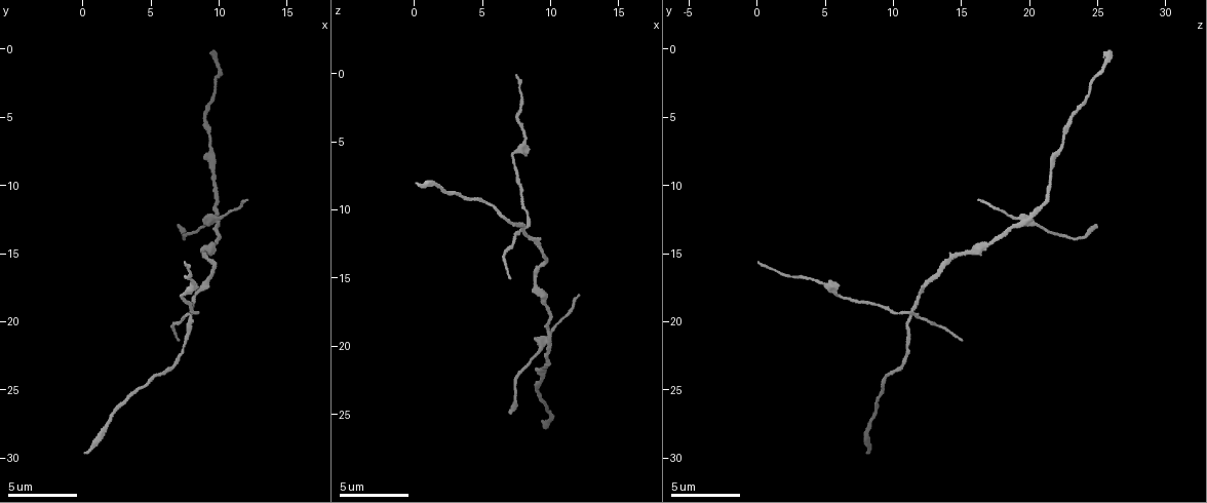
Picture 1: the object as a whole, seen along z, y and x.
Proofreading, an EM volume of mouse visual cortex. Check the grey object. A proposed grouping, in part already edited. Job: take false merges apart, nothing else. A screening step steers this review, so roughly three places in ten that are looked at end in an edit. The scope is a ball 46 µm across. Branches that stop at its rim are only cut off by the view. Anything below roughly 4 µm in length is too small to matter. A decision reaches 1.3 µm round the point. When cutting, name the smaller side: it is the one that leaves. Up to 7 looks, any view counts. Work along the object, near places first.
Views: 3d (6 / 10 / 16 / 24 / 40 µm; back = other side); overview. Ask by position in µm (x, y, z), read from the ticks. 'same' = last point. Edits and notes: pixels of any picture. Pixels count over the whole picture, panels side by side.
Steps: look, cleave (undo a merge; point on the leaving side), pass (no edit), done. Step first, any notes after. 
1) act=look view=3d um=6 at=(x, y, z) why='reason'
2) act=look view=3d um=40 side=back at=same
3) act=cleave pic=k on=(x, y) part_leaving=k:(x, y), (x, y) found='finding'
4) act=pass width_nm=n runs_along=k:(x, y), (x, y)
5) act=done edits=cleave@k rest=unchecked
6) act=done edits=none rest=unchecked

act=look view=3d um=10 at=(9.2, 12.6, 20.2) why='four or more arms meet'

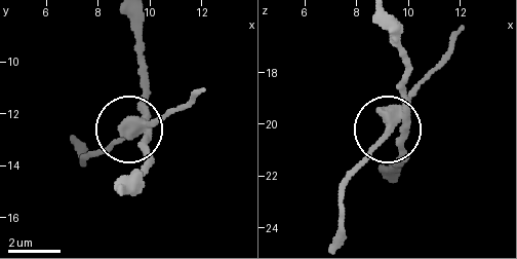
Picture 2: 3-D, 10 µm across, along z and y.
act=cleave pic=2 on=(118, 139) side_arm_um=6 part_leaving=2:(143, 131), (83, 164), (72, 140) found='two neurons meet here'

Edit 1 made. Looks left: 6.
act=look view=3d um=6 at=(8.8, 15.2, 15.2)

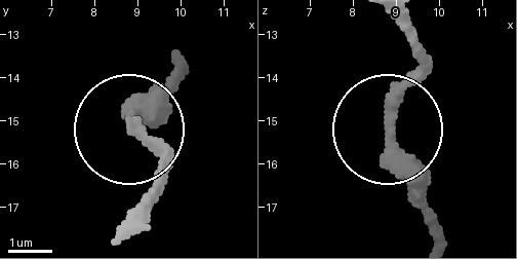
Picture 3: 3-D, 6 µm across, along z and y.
act=look view=3d um=6 side=back at=(8.85, 15.05, 14.95) why='other side'

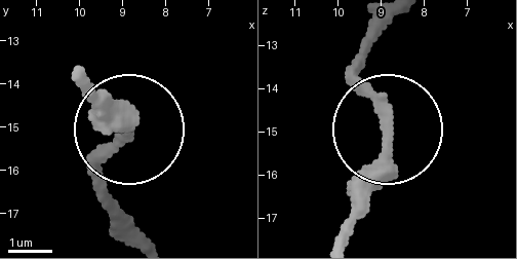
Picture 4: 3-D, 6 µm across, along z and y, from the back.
act=pass width_nm=280 runs_along=4:(383, 138), (379, 185), (353, 215) found='all the same neuron'

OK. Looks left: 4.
act=look view=3d um=10 at=(8.4, 19.2, 11.0) why='four-way junction'

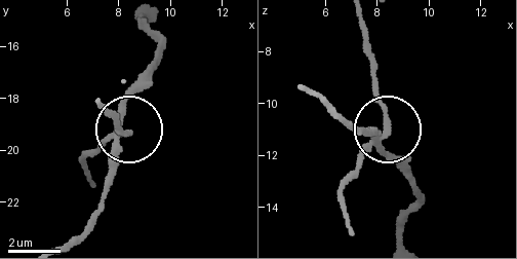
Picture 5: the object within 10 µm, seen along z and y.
act=cleave pic=5 on=(373, 98) side_arm_um=13 part_leaving=5:(378, 137), (382, 106), (360, 20) found='a second neuron is stuck on'

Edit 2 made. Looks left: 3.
act=done edits=cleave@2,cleave@5 rest=unchecked

